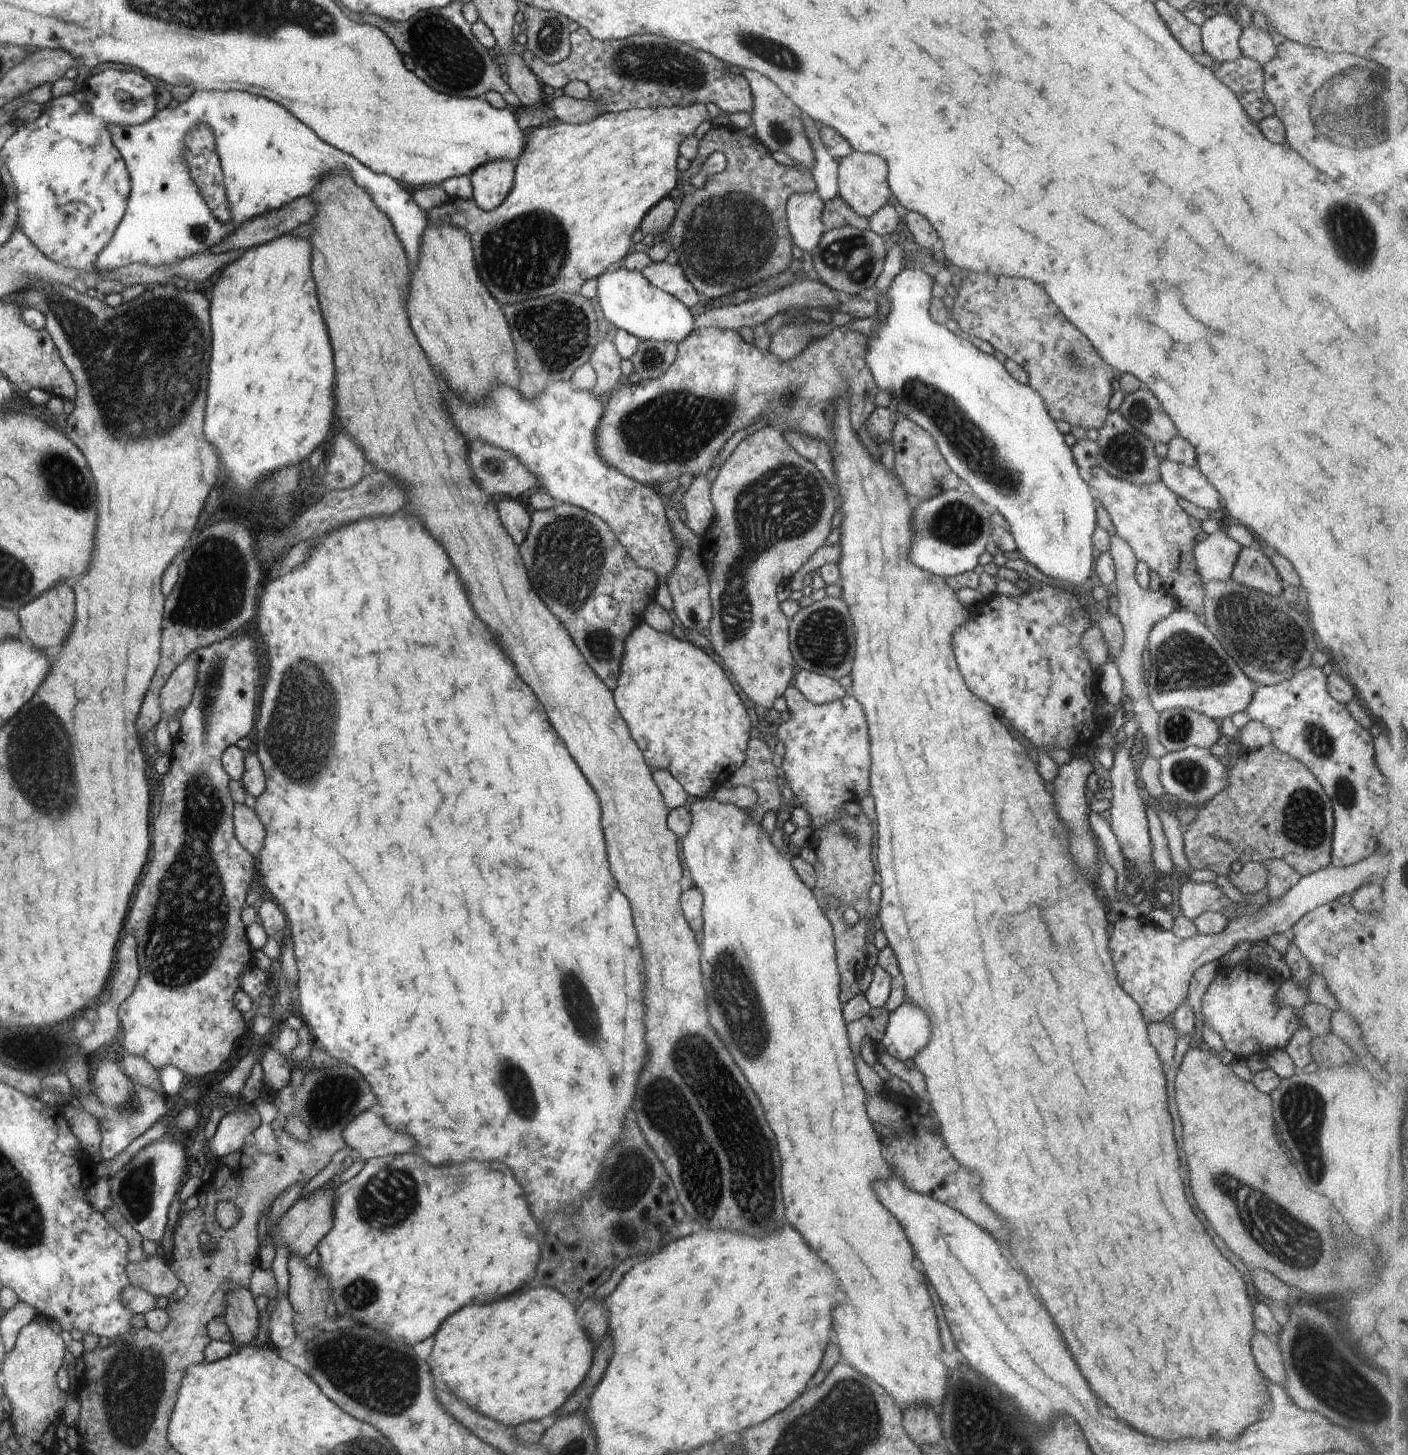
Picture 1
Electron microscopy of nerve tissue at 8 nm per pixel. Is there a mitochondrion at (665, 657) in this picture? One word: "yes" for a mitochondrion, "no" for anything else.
no

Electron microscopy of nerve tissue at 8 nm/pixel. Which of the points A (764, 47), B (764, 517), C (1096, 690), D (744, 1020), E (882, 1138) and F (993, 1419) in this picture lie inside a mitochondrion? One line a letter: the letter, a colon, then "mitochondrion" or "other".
A: mitochondrion
B: mitochondrion
C: other
D: mitochondrion
E: other
F: mitochondrion

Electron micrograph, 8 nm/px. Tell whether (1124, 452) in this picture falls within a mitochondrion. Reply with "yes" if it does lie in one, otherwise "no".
yes

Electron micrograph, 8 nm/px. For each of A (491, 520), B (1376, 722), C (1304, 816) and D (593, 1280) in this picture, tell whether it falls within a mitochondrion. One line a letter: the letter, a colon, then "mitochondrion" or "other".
A: other
B: other
C: mitochondrion
D: other

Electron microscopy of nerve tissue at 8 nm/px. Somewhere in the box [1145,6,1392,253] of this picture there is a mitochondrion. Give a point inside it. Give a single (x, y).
(1330, 108)

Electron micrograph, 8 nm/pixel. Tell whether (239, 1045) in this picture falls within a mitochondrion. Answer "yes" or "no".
no

